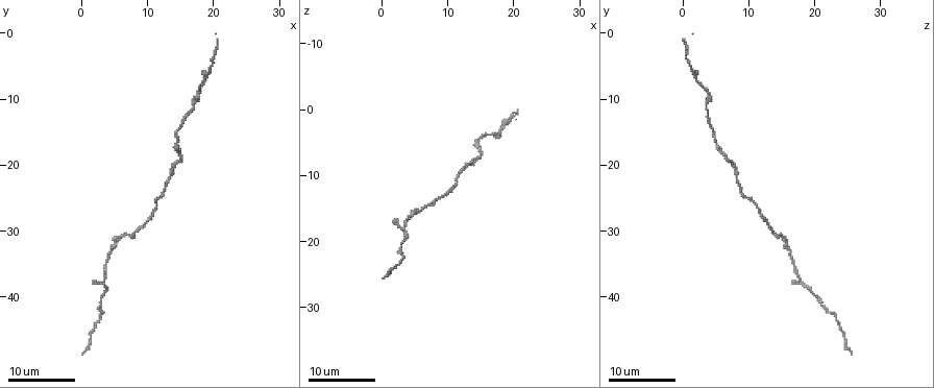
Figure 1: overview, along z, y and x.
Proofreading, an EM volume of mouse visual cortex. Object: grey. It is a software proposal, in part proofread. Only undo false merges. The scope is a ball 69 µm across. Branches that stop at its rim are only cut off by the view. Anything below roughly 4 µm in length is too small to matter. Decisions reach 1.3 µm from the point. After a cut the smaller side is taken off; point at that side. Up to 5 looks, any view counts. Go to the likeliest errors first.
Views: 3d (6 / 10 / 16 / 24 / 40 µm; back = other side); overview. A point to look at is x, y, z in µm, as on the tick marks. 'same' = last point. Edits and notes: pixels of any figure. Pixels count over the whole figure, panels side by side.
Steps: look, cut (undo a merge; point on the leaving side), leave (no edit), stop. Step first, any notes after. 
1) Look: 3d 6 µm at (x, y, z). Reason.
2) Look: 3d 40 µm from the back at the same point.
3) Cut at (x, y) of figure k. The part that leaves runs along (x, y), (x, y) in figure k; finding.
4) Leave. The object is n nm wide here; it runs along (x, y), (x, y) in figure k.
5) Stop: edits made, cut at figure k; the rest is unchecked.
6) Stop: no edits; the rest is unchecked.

Look: 3d 16 µm at (3.5, 37.5, 17.5). Three arms meet.

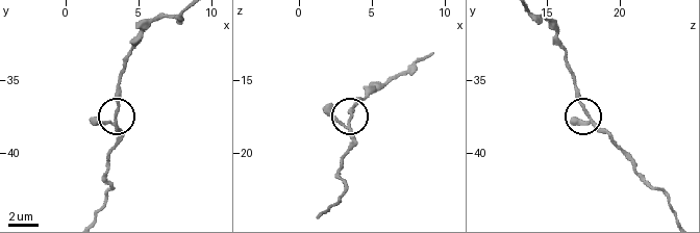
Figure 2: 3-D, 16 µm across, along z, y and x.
Look: 3d 10 µm at (3.4, 37.2, 17.8). Zoom in.

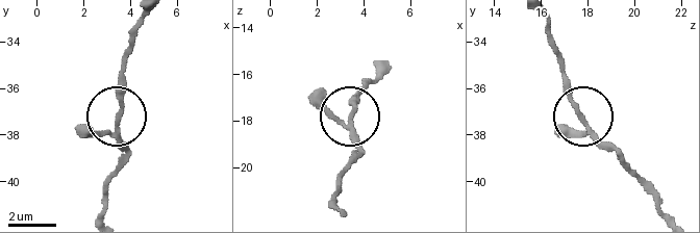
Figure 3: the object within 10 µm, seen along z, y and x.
Leave. The object is 140 nm wide here; it runs along (144, 22), (123, 70), (118, 141), (123, 163) in figure 3; continuous, no second cell.

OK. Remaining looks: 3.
Look: 3d 24 µm at (5.0, 32.5, 16.0). Thick turns thin.

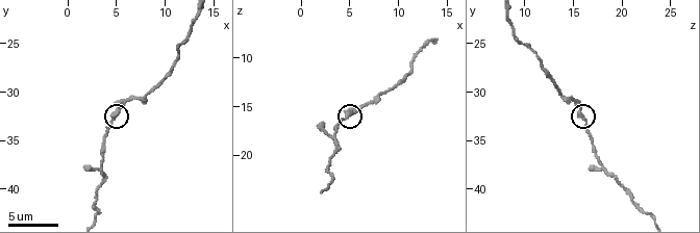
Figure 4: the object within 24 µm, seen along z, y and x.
Look: 3d 6 µm at (4.8, 32.4, 15.8).

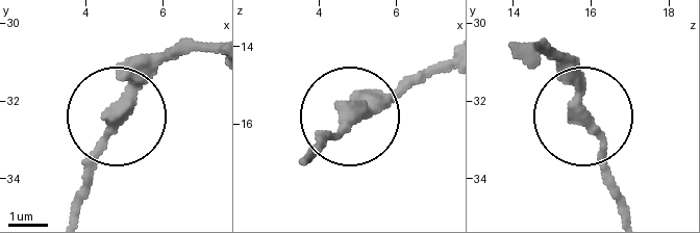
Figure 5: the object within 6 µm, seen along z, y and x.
Look: 3d 6 µm from the back at (4.85, 32.45, 15.80). From behind.

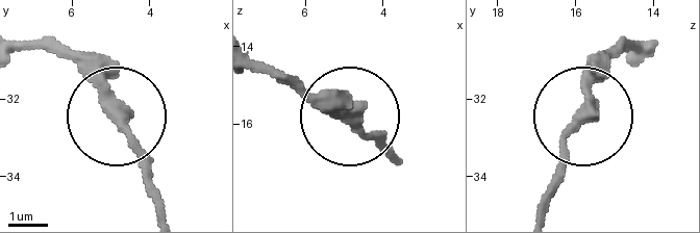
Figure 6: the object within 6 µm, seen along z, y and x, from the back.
Leave. The object is 310 nm wide here; it runs along (21, 44), (60, 54), (110, 103), (157, 189) in figure 6; continuous, no second cell.

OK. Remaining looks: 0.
Stop: no edits; the rest is unchecked.

